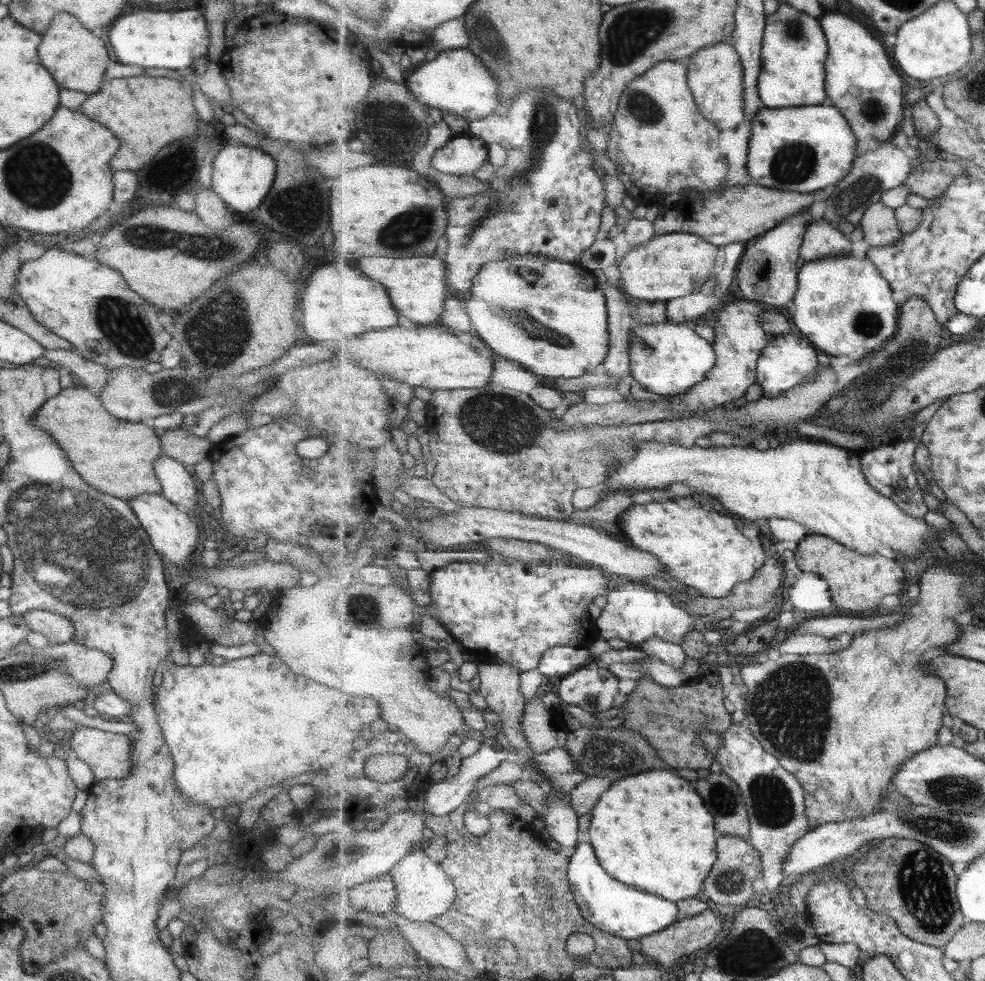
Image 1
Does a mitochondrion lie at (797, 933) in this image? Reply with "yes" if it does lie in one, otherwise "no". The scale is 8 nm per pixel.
yes

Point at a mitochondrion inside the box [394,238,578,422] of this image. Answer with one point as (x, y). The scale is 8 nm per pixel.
(508, 313)

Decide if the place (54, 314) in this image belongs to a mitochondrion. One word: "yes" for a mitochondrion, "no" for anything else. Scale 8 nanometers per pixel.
no

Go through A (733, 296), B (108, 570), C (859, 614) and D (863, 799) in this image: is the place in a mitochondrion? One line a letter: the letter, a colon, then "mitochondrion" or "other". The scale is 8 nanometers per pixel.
A: other
B: mitochondrion
C: other
D: other

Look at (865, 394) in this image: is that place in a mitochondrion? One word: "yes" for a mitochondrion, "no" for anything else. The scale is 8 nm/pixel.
yes

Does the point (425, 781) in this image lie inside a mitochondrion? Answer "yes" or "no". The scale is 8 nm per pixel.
no

